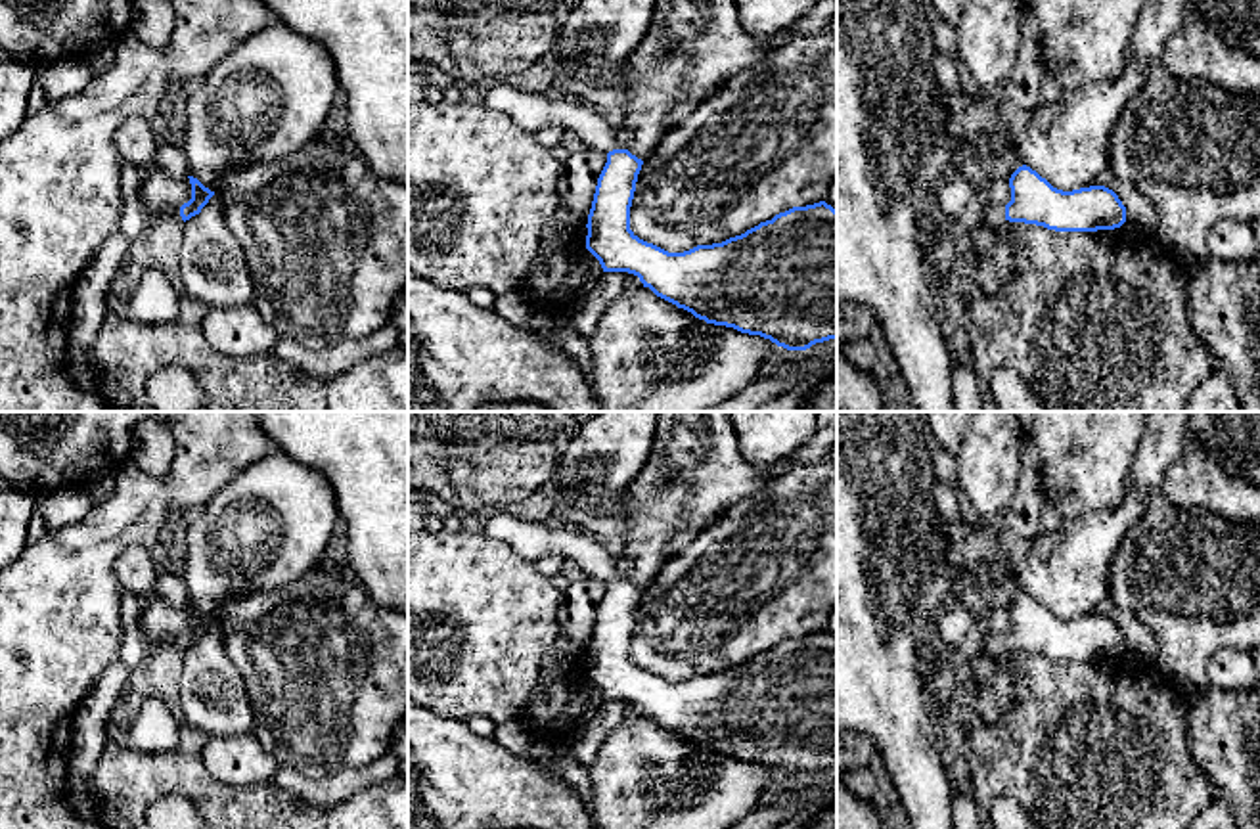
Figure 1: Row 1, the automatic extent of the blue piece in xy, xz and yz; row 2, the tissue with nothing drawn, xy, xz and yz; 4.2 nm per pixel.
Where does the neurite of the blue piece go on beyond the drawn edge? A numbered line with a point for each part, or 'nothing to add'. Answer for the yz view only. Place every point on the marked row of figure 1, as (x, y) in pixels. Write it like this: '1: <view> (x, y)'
1: yz (990, 217)

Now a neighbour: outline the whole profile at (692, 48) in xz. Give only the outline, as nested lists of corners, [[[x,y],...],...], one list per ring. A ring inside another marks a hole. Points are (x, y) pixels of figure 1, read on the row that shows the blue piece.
[[[657,0],[643,40],[620,65],[630,73],[622,80],[630,98],[620,124],[628,132],[626,149],[645,161],[668,130],[668,113],[682,100],[705,101],[733,75],[756,65],[770,52],[762,38],[741,27],[733,0]]]

